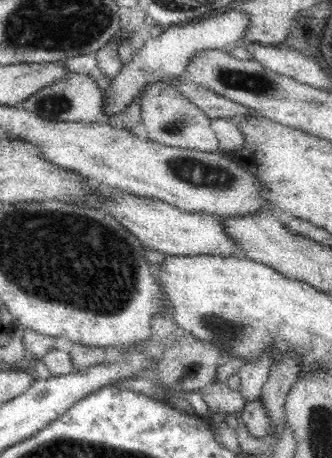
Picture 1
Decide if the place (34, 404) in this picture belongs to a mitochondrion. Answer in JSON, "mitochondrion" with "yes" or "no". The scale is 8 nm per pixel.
{"mitochondrion":"no"}

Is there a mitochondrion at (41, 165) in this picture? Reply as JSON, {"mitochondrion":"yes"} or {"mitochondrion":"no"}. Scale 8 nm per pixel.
{"mitochondrion":"no"}

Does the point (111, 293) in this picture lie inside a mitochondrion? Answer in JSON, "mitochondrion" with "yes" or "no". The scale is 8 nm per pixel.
{"mitochondrion":"yes"}

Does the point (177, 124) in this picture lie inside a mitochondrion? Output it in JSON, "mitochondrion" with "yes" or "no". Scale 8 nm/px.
{"mitochondrion":"yes"}

